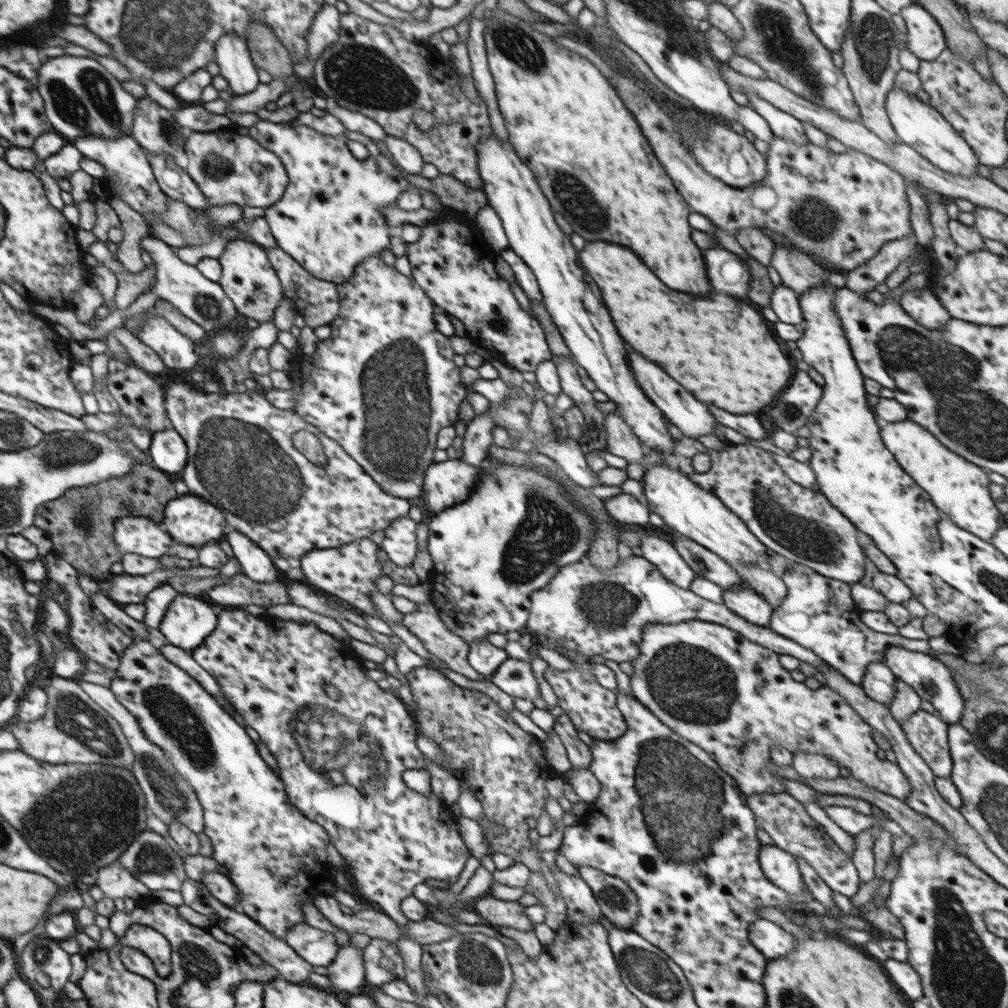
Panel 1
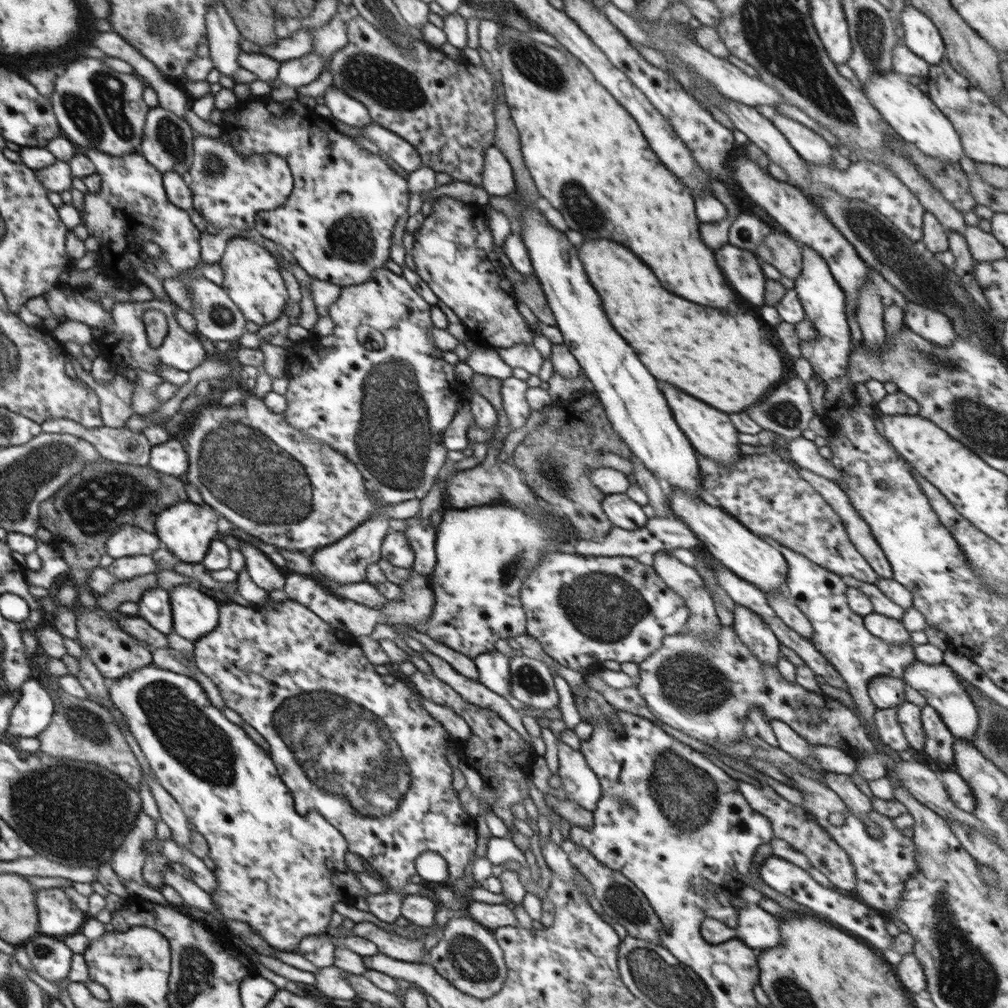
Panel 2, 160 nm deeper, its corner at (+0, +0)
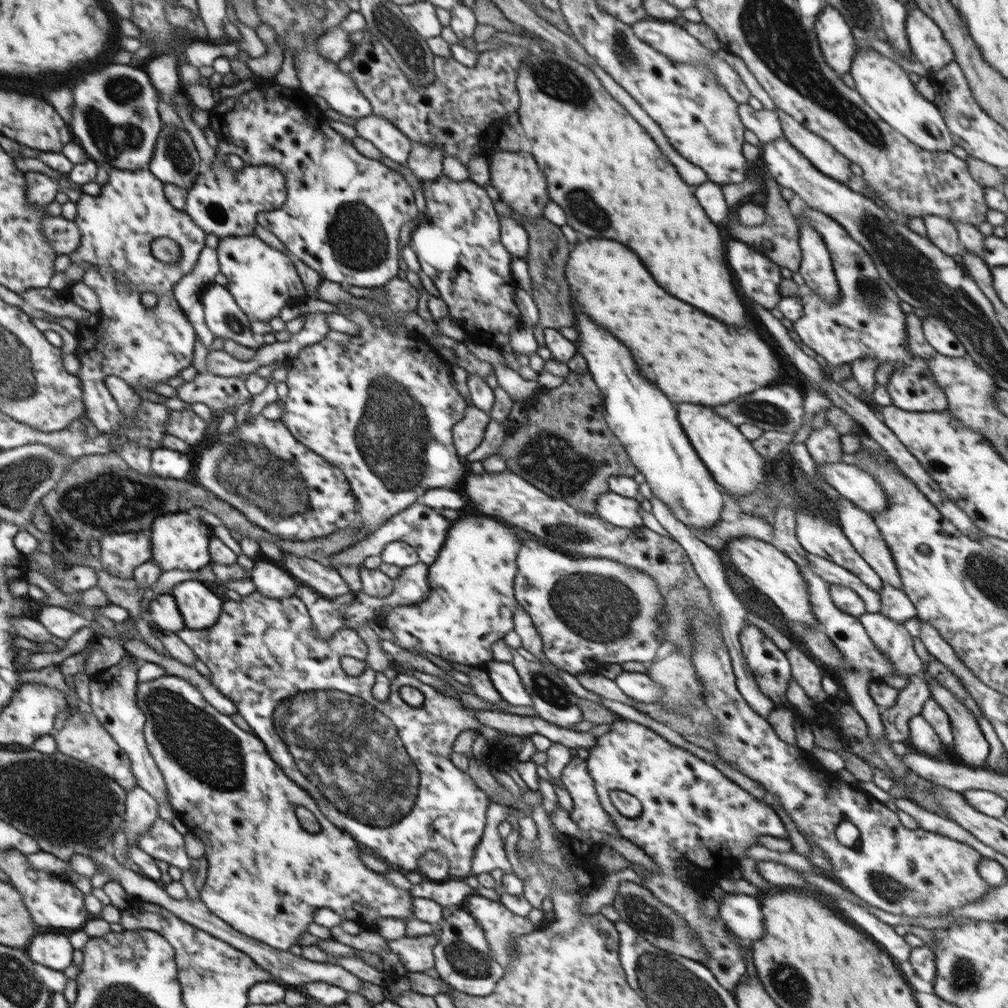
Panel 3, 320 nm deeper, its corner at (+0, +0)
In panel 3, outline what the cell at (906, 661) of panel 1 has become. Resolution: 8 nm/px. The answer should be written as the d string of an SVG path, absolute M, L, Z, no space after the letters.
M941 682L929 685L931 696L948 713L953 734L953 746L956 754L966 766L987 767L986 757L989 745L974 717L974 713L954 696Z

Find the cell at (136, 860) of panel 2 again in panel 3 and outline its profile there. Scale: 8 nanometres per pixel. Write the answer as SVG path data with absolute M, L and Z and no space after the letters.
M138 785L127 792L123 830L128 846L140 848L138 847L137 838L156 822L156 818L159 817L158 807L156 800Z

